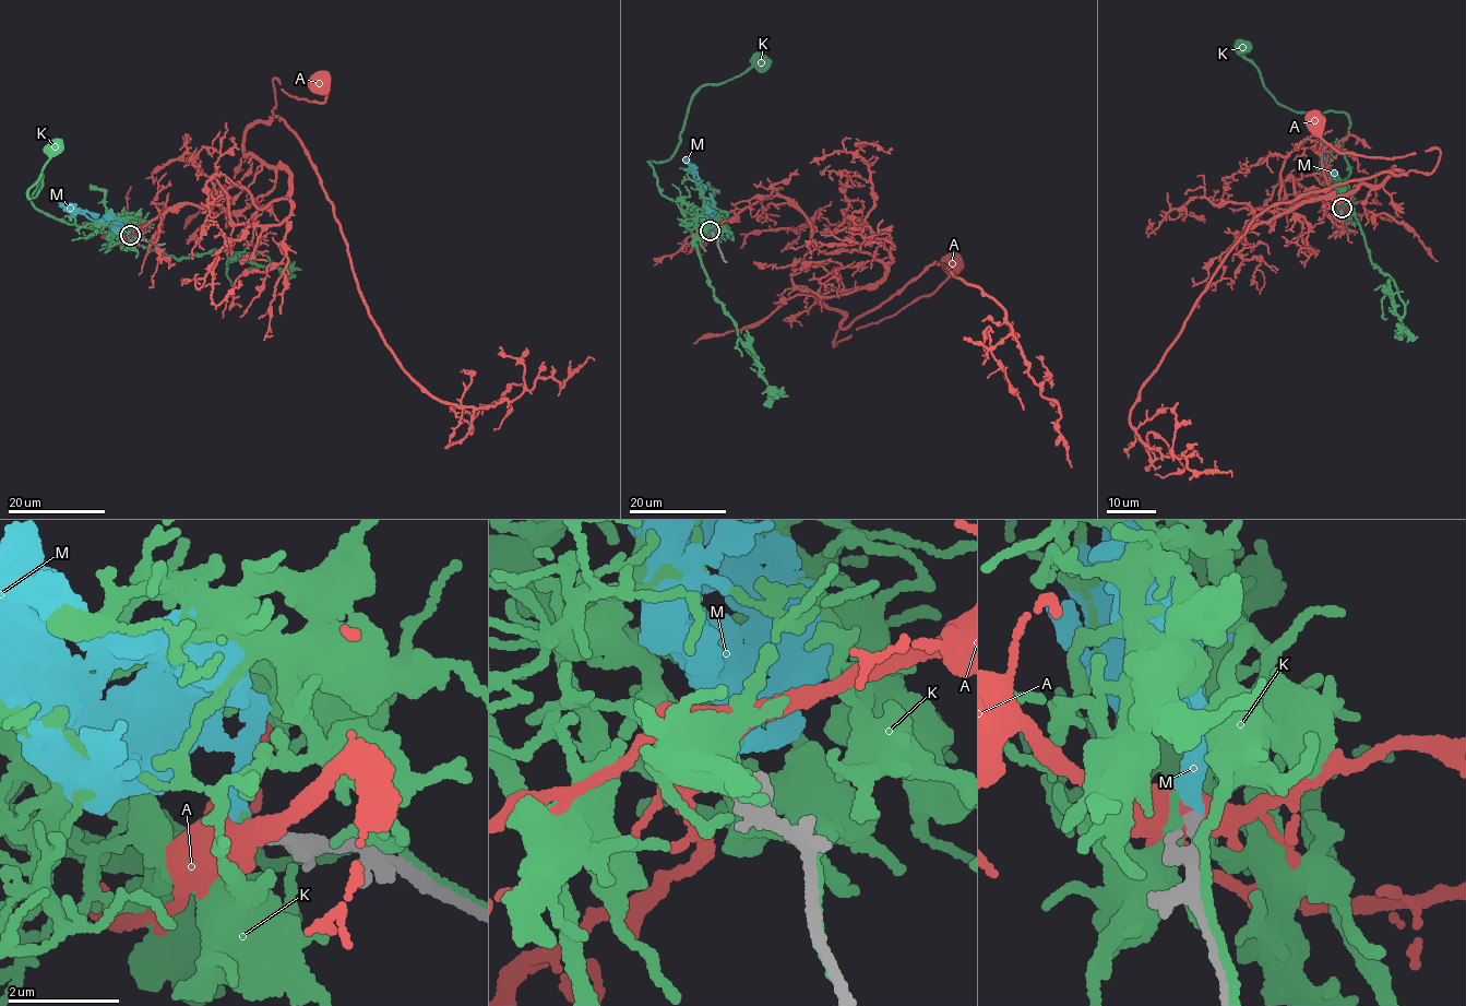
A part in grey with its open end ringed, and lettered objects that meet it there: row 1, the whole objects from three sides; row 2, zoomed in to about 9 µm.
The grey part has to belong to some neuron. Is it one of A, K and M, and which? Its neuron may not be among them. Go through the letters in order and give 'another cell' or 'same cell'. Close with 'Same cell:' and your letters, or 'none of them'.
A: another cell
K: another cell
M: same cell
Same cell: M

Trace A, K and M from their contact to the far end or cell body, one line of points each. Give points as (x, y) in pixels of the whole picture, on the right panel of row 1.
A: (1342, 208), (1288, 178), (1319, 191), (1284, 212), (1394, 168), (1429, 173), (1441, 154), (1342, 153), (1314, 121)
K: (1341, 208), (1347, 201), (1346, 179), (1350, 173), (1343, 146), (1348, 115), (1282, 106), (1241, 49)
M: (1342, 206), (1338, 189), (1327, 175), (1321, 137)

